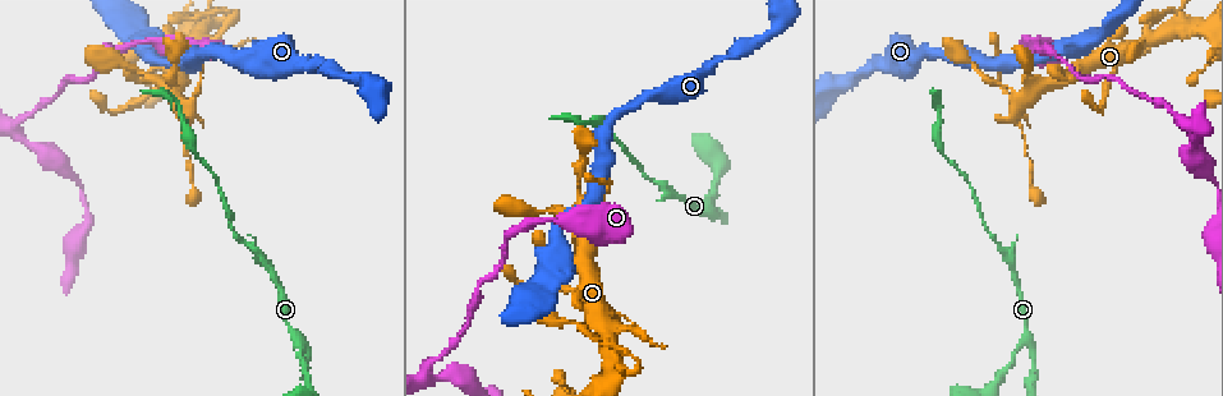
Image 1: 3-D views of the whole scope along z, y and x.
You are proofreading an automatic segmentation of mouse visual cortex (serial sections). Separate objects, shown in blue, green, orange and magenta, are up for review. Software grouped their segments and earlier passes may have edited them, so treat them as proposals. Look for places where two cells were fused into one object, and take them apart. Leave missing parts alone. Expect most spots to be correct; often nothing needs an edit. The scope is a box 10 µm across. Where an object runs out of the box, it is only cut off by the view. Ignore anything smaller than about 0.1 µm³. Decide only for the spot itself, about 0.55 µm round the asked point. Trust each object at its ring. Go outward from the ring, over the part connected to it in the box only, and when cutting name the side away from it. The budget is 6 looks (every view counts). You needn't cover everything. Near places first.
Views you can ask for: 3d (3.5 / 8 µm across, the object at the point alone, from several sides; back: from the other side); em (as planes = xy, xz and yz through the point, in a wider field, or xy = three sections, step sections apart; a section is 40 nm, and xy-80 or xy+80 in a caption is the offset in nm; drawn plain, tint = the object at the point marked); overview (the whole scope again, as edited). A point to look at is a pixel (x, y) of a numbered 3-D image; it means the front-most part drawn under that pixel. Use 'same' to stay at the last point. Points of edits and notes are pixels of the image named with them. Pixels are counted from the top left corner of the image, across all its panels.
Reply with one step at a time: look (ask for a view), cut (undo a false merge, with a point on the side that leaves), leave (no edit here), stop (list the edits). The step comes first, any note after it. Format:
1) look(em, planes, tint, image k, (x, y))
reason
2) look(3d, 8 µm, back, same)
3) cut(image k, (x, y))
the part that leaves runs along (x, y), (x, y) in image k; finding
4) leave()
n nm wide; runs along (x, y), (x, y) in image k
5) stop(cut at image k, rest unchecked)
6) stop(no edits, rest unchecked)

look(3d, 3.5 µm, image 1, (1035, 94))
small branch off a trunk

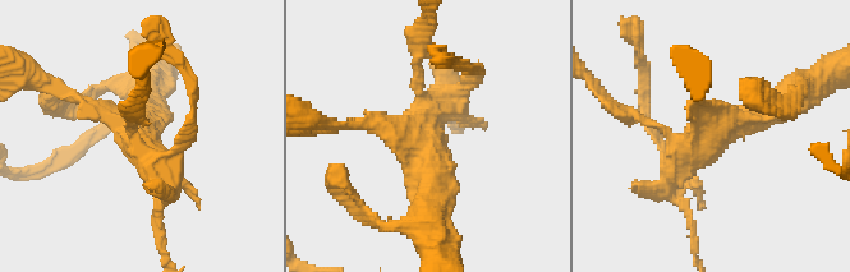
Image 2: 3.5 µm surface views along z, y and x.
look(em, xy, step 1, tint, image 2, (426, 140))
4 arms; arms of 150, 150, 300, 400 nm; need the tissue

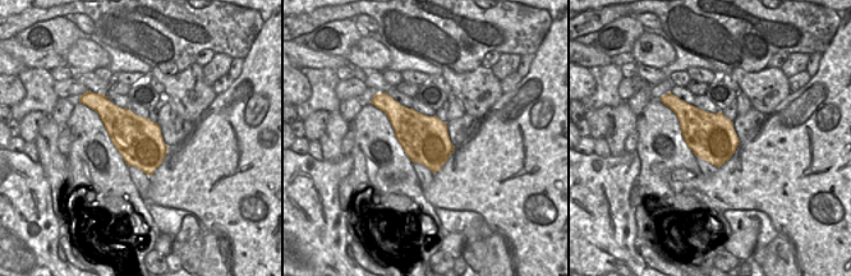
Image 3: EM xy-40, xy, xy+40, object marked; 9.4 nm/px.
leave()
runs along (786, 101), (690, 148), (671, 190) in image 2; continuous, no second cell

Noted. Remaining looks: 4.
look(3d, 3.5 µm, image 1, (453, 373))
abrupt turn

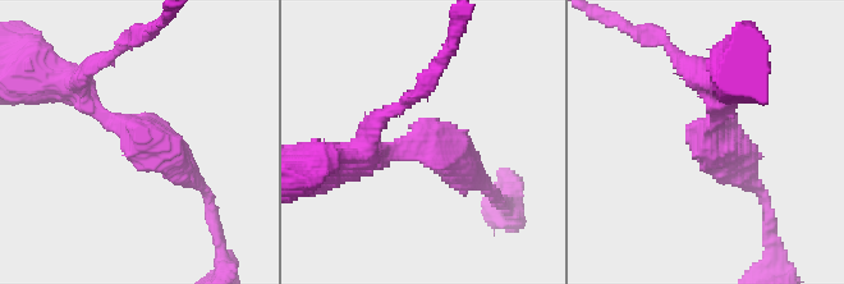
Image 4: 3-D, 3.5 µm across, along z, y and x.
look(em, planes, tint, image 4, (708, 133))
now the EM

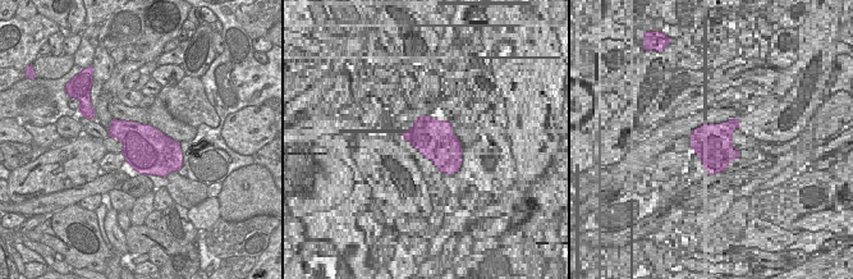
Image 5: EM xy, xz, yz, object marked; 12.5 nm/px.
leave()
600 nm wide; runs along (82, 83), (101, 115), (200, 186) in image 4; all the same cell

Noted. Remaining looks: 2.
look(3d, 3.5 µm, image 1, (302, 355))
a narrow waist

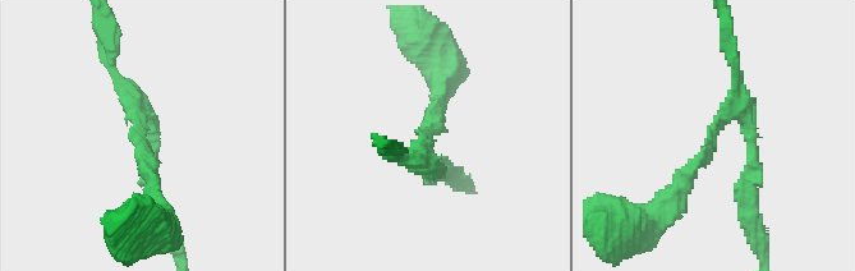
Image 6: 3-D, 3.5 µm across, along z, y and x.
look(em, xy, step 3, tint, image 6, (714, 132))
3 arms; arms of 150, 150, 200 nm

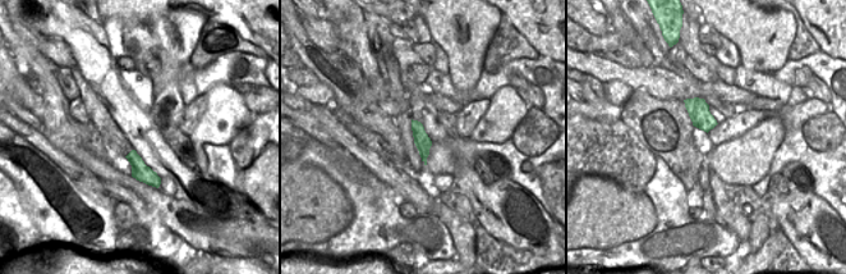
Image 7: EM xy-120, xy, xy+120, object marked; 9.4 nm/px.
leave()
runs along (731, 61), (739, 100), (666, 202) in image 6; all the same cell

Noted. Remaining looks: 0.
stop(no edits, rest unchecked)

